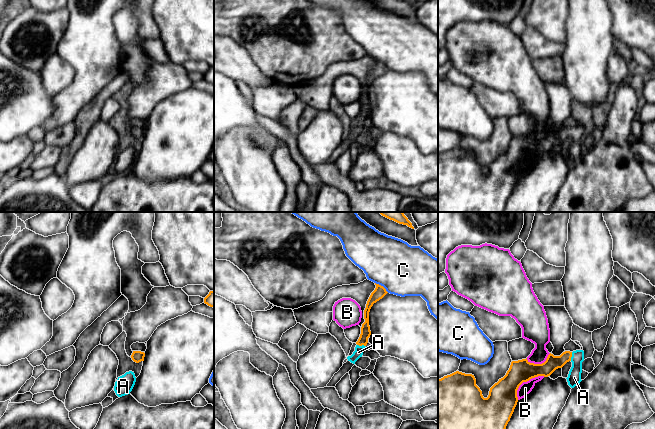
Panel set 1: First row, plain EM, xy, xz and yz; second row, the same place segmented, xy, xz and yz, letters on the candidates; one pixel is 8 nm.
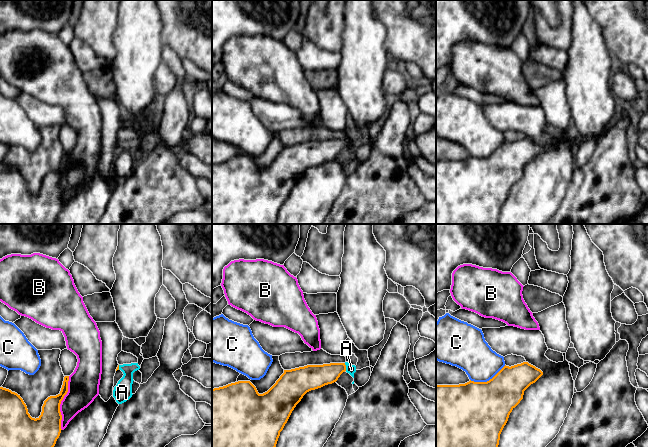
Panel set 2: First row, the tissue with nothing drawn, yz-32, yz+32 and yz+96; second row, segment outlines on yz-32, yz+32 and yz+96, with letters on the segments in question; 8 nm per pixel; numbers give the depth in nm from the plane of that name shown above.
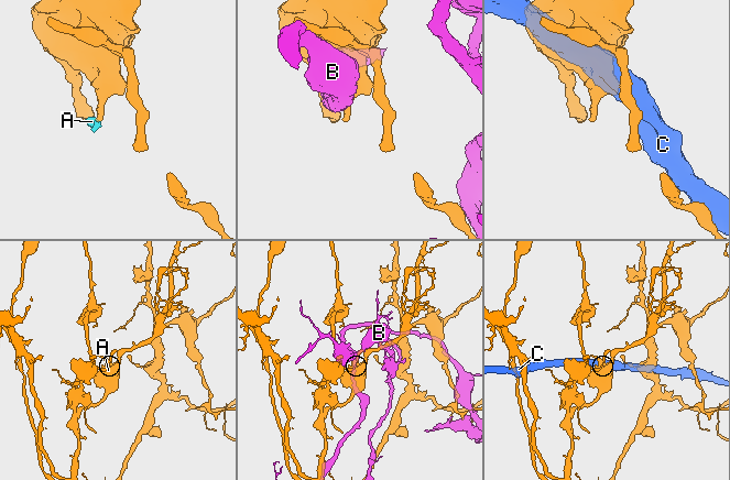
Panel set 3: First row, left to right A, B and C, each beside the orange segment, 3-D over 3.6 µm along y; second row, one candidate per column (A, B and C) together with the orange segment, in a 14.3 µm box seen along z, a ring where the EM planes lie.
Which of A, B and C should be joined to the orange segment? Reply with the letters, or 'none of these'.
A

